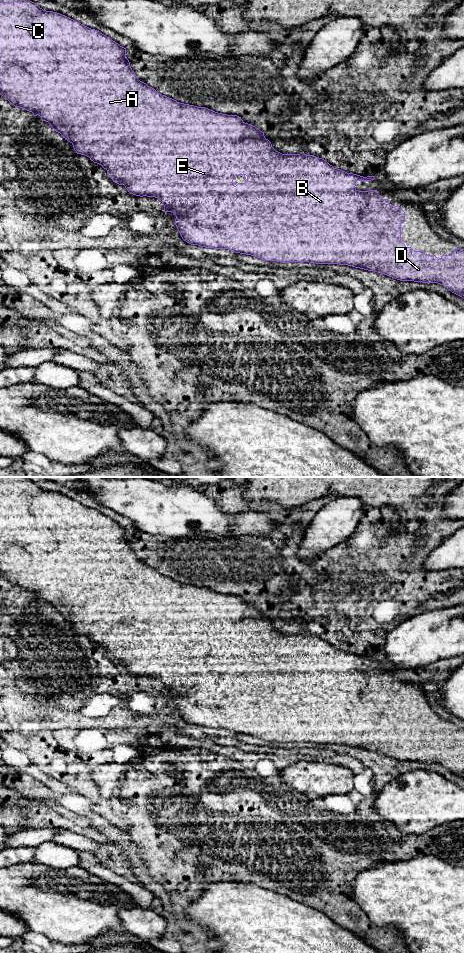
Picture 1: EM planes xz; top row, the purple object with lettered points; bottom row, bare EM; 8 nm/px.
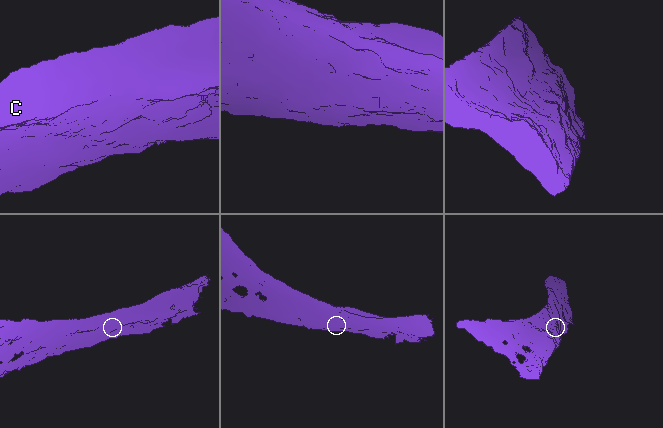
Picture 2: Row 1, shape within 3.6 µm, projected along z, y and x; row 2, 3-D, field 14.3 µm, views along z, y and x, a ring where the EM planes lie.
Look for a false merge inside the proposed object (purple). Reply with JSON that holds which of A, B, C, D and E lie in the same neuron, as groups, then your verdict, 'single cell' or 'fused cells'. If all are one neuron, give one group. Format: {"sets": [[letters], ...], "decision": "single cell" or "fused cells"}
{"sets": [["A", "B", "C", "D", "E"]], "decision": "single cell"}

